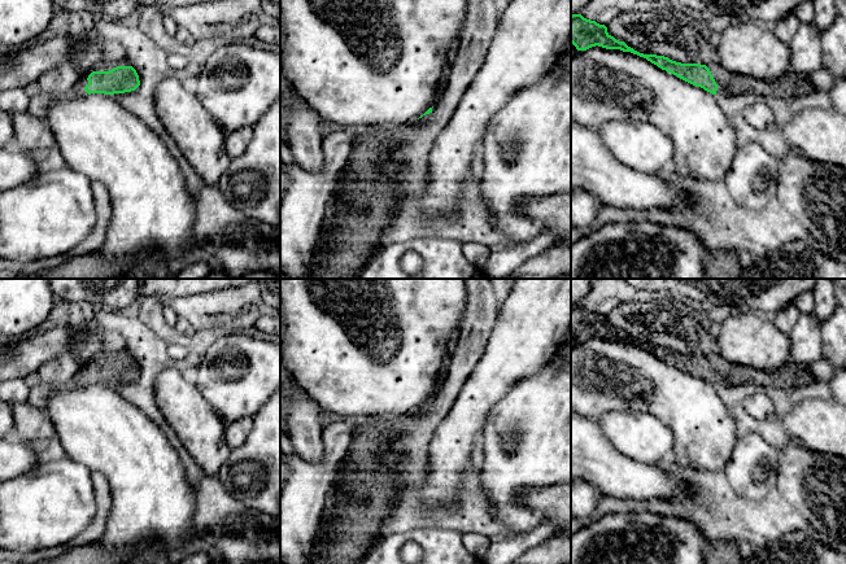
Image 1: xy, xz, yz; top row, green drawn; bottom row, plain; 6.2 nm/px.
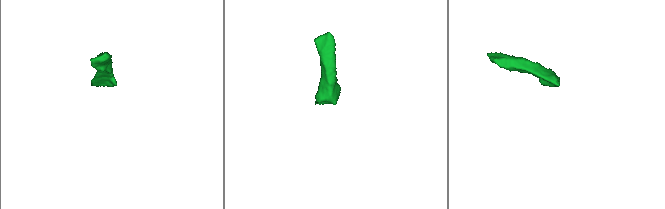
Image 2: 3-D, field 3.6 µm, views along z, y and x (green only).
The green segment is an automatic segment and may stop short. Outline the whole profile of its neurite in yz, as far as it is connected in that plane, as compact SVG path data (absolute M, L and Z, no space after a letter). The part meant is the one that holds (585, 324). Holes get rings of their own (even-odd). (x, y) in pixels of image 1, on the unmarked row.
M581 305L571 306L571 333L577 341L586 341L598 336L606 340L631 342L712 385L760 385L764 388L777 385L798 388L815 381L808 367L793 360L789 360L776 372L771 373L731 363L719 353L706 357L701 354L681 354L664 346L644 345L611 327L605 315L586 310Z

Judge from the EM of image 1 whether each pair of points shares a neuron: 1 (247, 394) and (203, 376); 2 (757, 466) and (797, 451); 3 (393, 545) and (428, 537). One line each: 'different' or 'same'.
1: same
2: different
3: same

